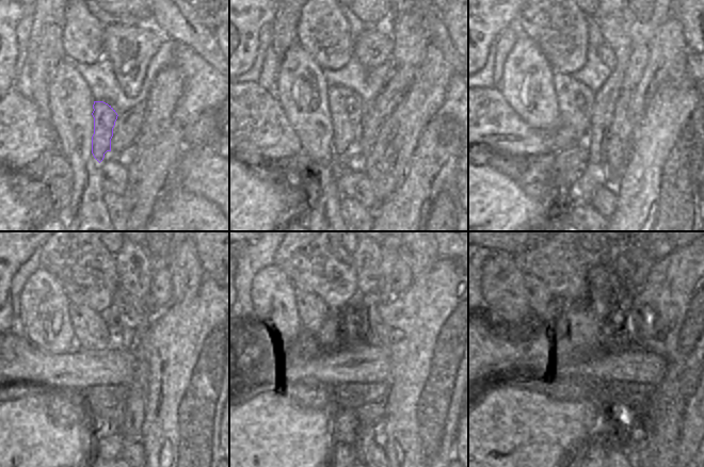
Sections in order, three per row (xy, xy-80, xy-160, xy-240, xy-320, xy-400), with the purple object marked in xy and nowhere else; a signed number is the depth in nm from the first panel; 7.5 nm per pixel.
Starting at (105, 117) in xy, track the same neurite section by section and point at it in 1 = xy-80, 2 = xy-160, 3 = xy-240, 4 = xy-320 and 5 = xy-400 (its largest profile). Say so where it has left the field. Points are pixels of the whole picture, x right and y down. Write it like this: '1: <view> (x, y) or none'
1: xy-80 (346, 106)
2: xy-160 (575, 100)
3: xy-240 (92, 332)
4: xy-320 (313, 311)
5: xy-400 (547, 308)

